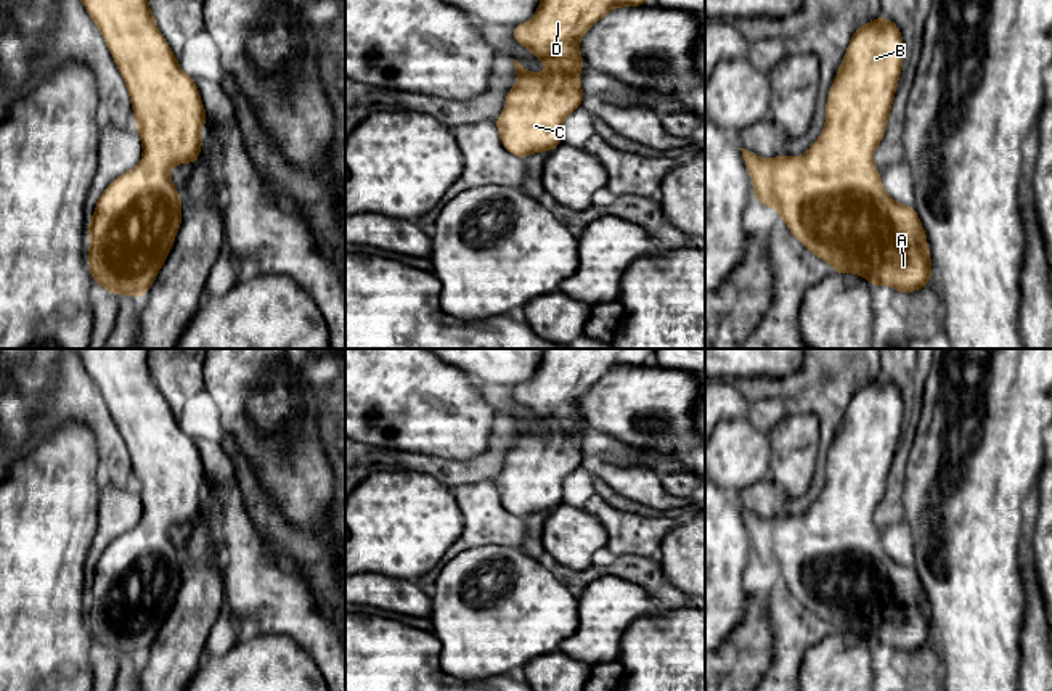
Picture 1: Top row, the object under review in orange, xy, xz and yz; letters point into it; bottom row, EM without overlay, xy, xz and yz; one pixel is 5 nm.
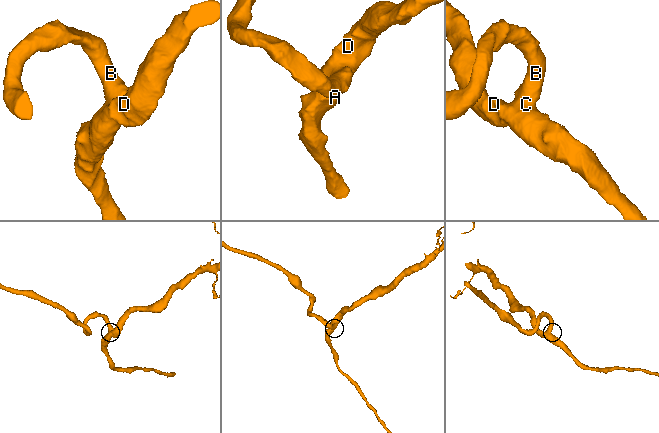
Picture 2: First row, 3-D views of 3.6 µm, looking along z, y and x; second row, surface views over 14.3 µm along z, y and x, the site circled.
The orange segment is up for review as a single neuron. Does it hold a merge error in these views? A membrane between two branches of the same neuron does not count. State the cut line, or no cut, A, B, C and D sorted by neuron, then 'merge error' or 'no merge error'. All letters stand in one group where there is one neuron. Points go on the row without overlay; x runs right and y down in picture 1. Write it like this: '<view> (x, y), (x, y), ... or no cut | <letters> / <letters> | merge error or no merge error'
no cut | A B C D | no merge error

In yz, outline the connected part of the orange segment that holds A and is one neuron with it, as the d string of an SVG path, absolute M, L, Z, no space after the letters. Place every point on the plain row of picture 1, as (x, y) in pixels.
M877 376L853 394L846 415L837 431L826 464L826 487L814 505L801 516L761 519L740 508L752 537L755 561L771 566L784 579L790 593L813 614L832 625L834 633L866 636L874 648L890 644L896 652L914 652L927 646L932 632L925 590L914 567L891 559L872 516L887 492L887 482L903 421L901 390L891 379Z

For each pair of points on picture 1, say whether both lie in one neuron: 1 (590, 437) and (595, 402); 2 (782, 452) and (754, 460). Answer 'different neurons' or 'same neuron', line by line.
1: different neurons
2: different neurons

